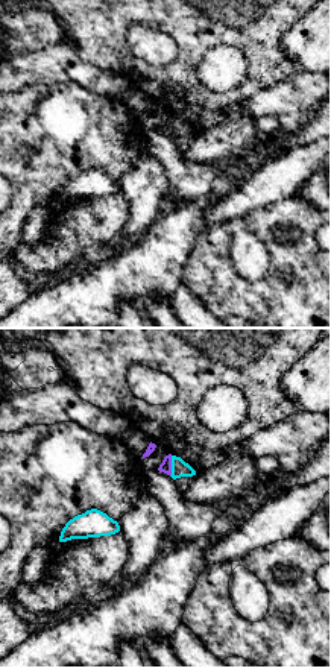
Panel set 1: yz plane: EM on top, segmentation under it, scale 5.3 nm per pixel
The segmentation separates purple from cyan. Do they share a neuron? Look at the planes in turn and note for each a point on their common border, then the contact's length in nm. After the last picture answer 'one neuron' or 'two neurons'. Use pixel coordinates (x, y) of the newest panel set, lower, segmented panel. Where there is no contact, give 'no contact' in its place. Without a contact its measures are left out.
contact (170, 466); length 110 nm

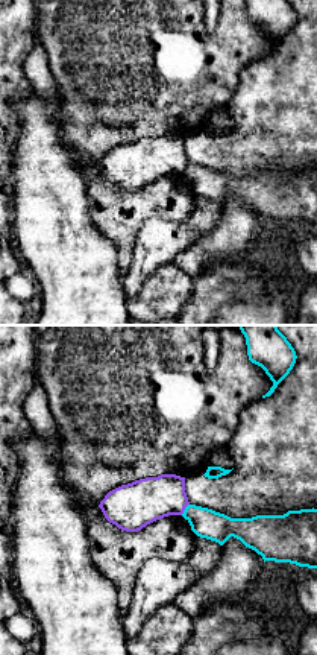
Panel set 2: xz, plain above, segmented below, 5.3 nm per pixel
contact (184, 509); length 80 nm

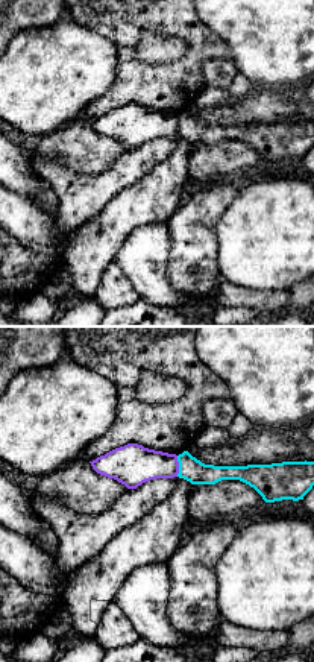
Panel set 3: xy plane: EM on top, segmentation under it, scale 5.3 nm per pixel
contact (178, 466); length 110 nm

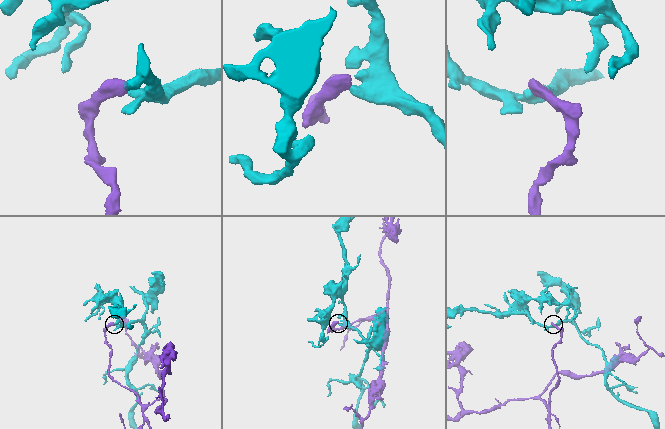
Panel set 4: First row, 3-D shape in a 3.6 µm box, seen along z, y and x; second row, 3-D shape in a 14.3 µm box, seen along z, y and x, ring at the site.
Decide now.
two neurons

